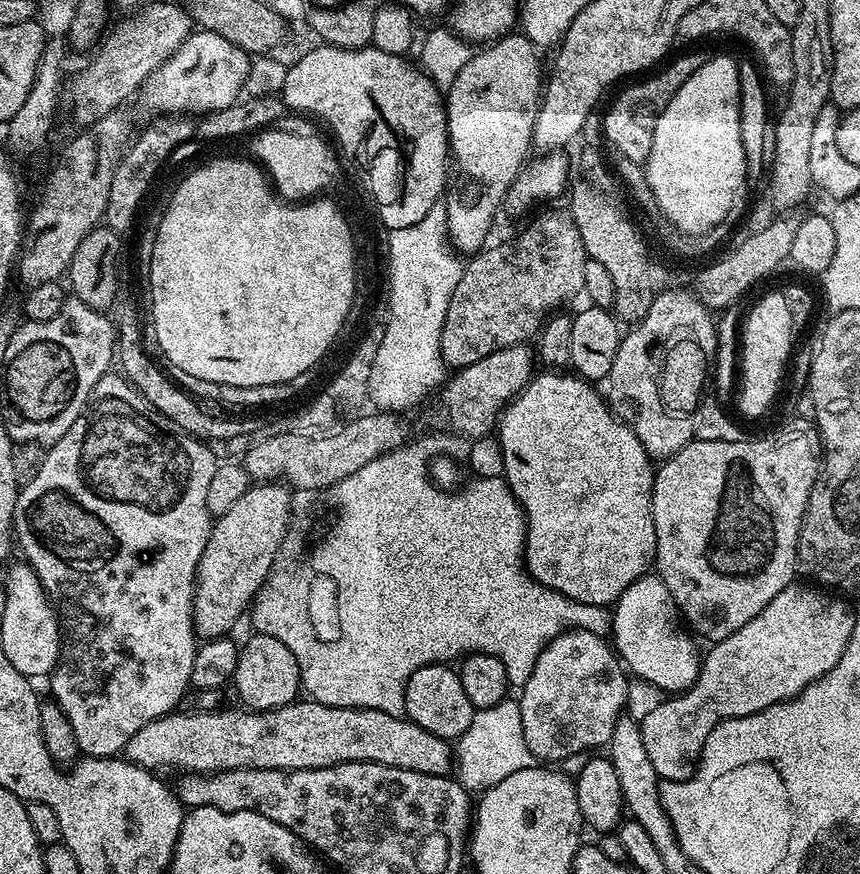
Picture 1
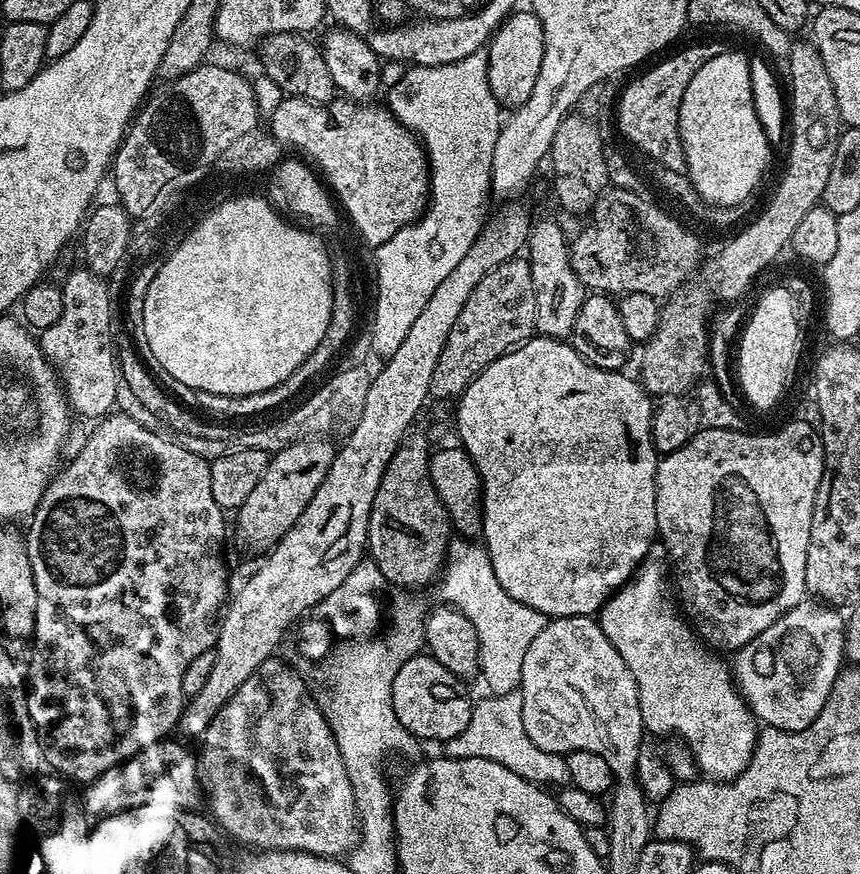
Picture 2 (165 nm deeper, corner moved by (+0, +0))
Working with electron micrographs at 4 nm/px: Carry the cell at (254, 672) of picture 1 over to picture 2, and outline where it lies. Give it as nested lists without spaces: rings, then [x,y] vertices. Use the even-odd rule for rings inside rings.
[[[273,658],[262,662],[242,686],[218,710],[214,722],[205,730],[200,752],[198,748],[198,772],[202,777],[202,792],[206,797],[206,808],[211,819],[218,825],[219,831],[228,836],[233,836],[240,844],[245,844],[248,850],[259,850],[269,852],[270,850],[290,850],[291,852],[309,852],[315,856],[326,856],[329,858],[344,858],[351,853],[352,849],[360,843],[360,815],[356,809],[354,798],[354,786],[350,782],[350,774],[346,774],[346,762],[342,762],[342,754],[338,750],[338,742],[334,742],[334,734],[322,714],[318,710],[316,701],[312,699],[309,685],[288,664],[283,664],[280,658]]]

